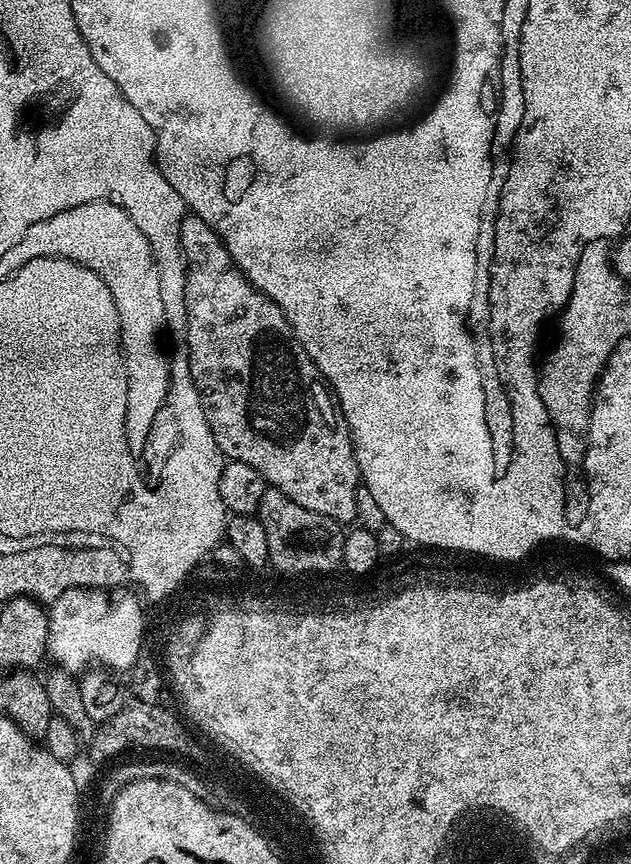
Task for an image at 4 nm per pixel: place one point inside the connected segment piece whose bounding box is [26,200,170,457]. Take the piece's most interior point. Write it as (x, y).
(97, 234)

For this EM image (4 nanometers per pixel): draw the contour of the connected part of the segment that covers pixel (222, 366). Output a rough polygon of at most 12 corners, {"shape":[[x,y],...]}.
{"shape":[[185,215],[190,374],[228,460],[341,526],[360,467],[286,314]]}

